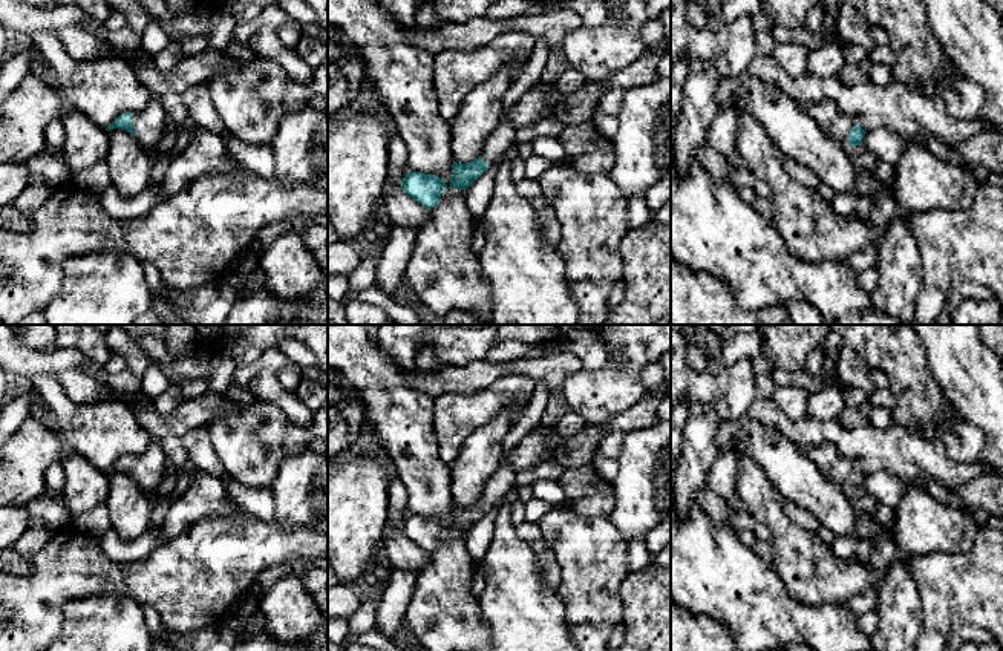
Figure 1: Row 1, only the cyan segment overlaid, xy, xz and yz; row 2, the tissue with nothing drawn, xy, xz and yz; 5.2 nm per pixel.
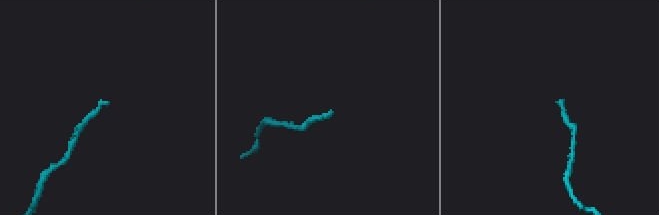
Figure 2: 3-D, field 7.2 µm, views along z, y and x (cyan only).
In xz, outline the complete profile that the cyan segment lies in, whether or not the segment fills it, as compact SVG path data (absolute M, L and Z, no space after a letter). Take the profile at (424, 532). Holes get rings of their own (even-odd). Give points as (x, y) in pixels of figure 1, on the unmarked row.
M410 515L403 521L401 530L409 541L430 553L439 547L441 536L447 528L435 518Z

